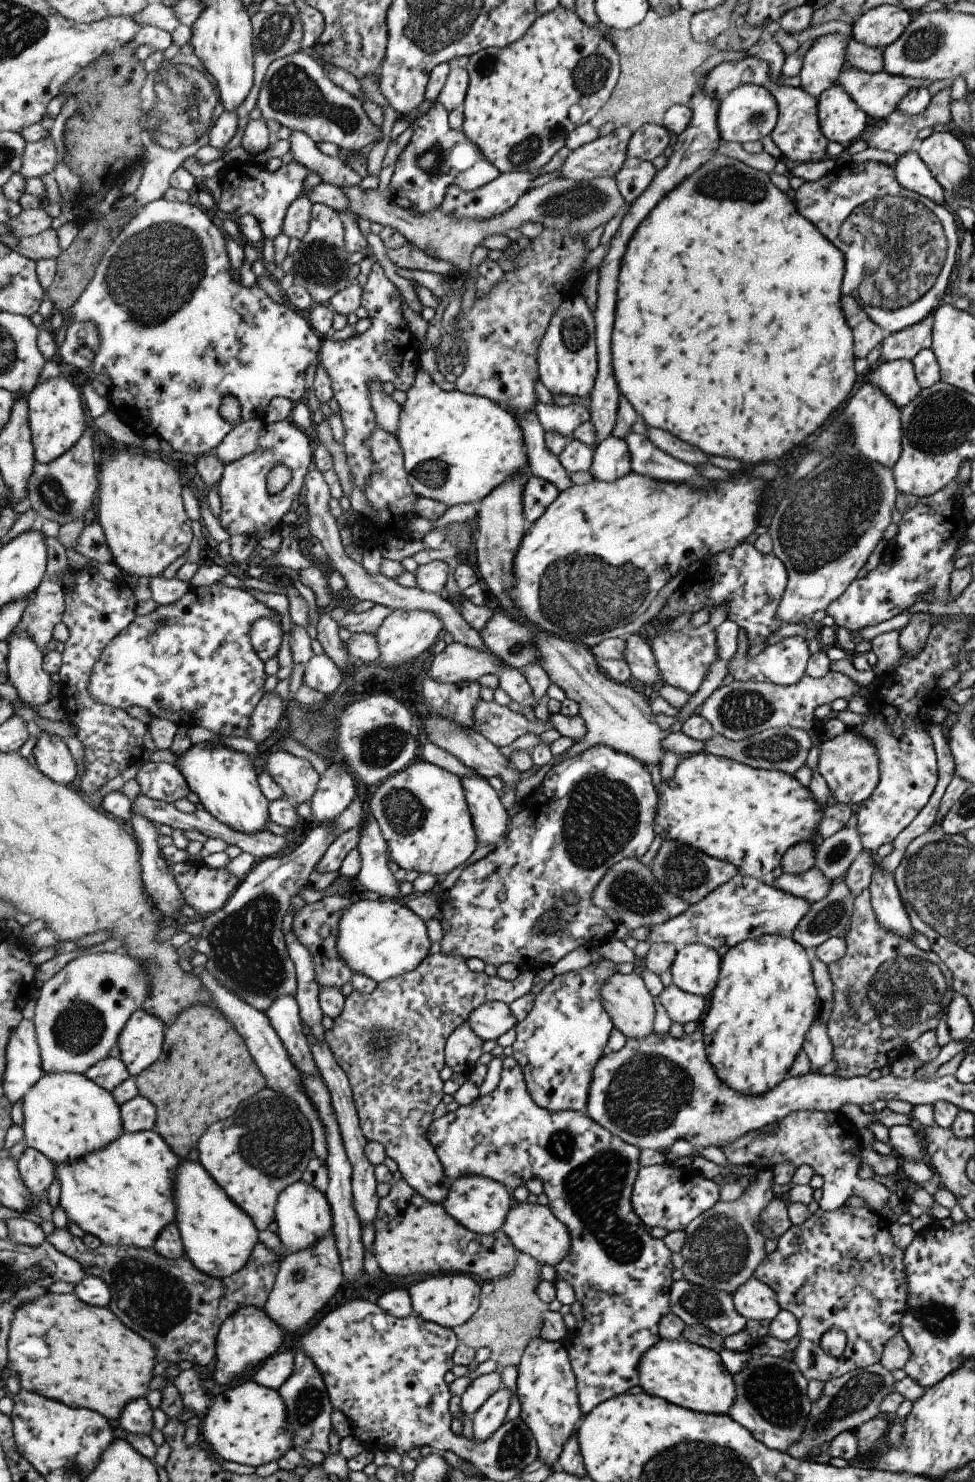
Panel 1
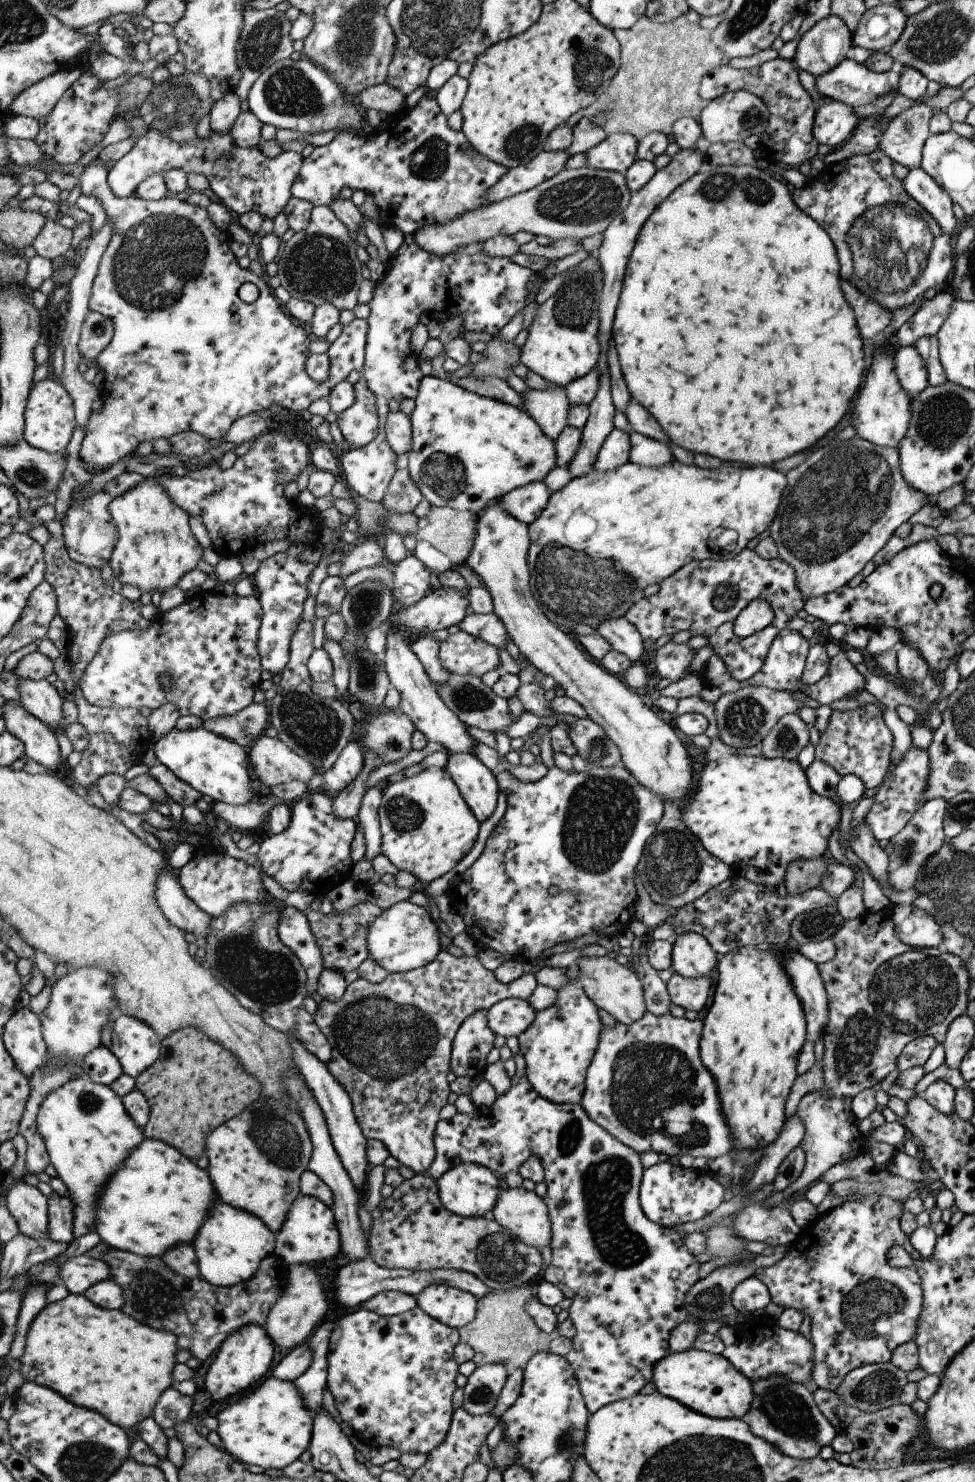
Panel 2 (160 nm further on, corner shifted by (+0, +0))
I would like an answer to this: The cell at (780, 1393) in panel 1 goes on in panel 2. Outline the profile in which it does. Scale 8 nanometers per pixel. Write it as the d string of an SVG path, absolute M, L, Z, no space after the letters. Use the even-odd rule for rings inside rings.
M773 1375L766 1379L752 1383L752 1399L749 1412L743 1416L754 1435L771 1443L779 1452L796 1460L817 1457L818 1449L827 1446L835 1435L836 1430L827 1422L827 1419L819 1412L811 1391L805 1385L789 1382L783 1377Z

